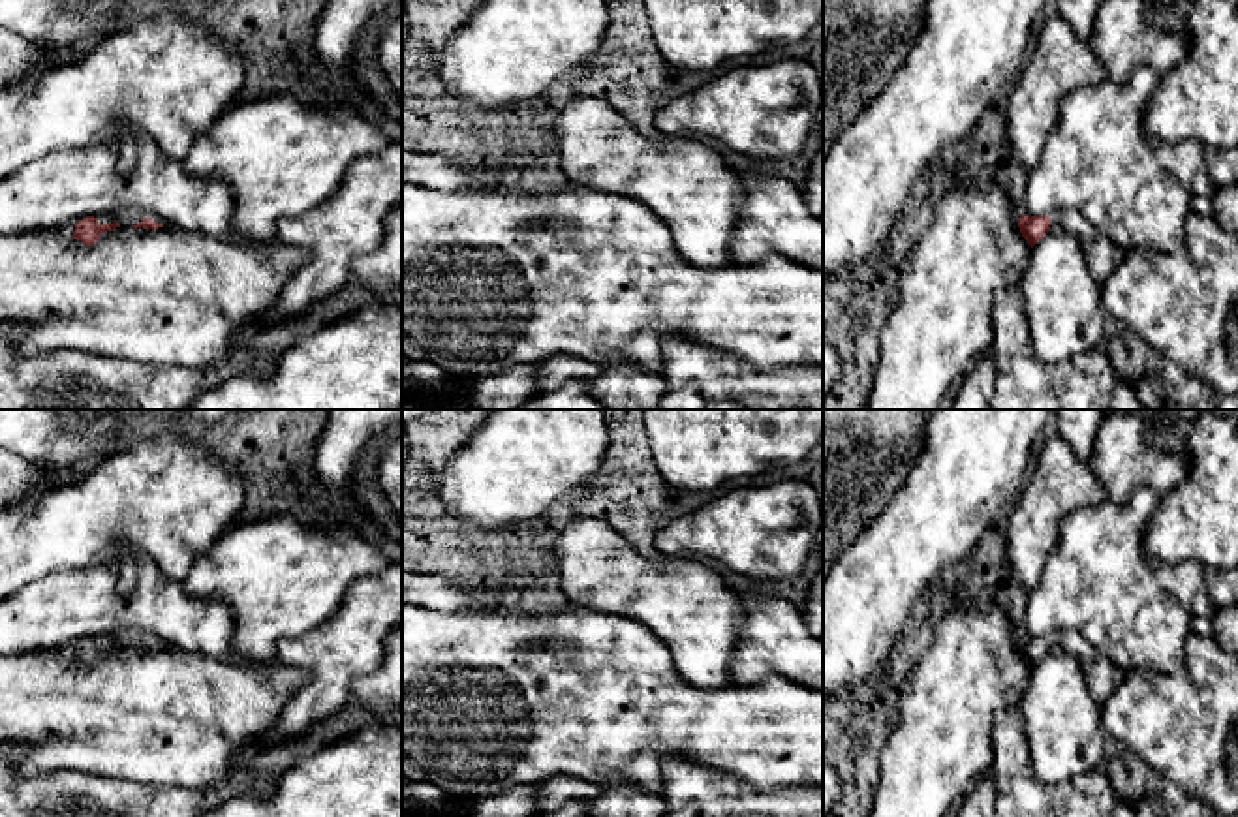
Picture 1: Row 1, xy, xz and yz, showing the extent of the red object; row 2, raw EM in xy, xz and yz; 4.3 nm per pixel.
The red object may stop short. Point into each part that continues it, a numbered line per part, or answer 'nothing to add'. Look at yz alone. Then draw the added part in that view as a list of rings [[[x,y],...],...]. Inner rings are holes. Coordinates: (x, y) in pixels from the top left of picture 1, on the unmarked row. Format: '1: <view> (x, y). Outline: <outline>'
1: yz (1103, 677). Outline: [[[1058,629],[1050,635],[1050,644],[1063,648],[1082,667],[1088,678],[1090,695],[1097,704],[1105,704],[1108,697],[1122,684],[1125,672],[1118,669],[1105,654],[1101,654],[1088,639],[1076,629]]]

